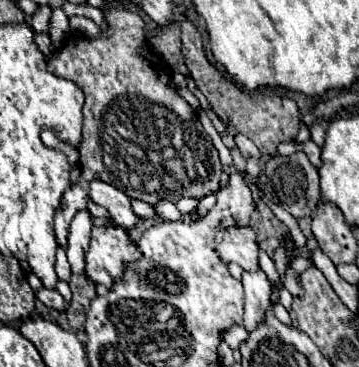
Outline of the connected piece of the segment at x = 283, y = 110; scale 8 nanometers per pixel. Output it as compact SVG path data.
M181 20L181 40L183 40L183 50L181 50L183 62L187 64L197 90L201 90L205 94L211 110L223 122L223 126L231 138L235 138L237 134L243 134L249 140L253 140L253 144L261 150L263 156L275 156L277 146L283 140L291 140L297 136L299 110L293 100L277 96L271 90L259 90L259 92L247 94L247 92L241 92L235 84L227 82L219 74L219 70L209 64L209 60L205 56L201 34L195 30L195 26L189 20Z

